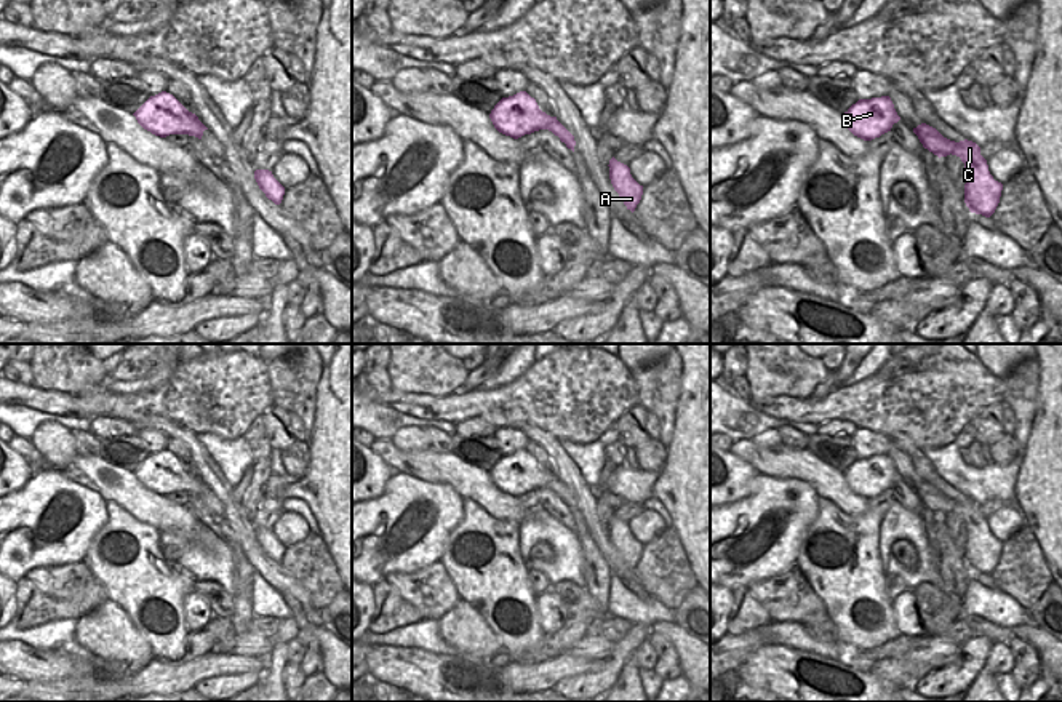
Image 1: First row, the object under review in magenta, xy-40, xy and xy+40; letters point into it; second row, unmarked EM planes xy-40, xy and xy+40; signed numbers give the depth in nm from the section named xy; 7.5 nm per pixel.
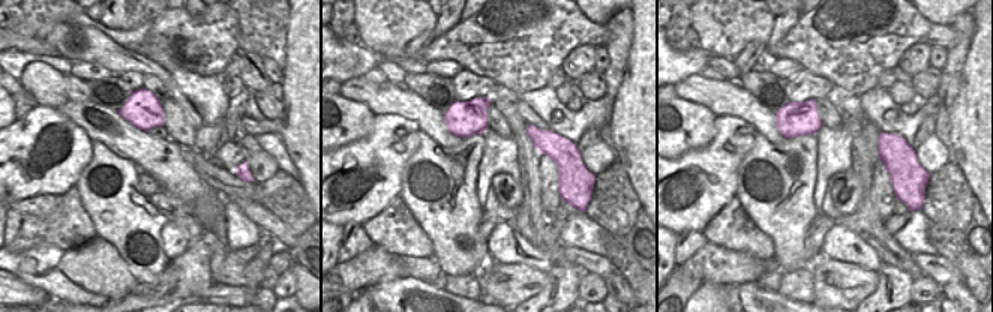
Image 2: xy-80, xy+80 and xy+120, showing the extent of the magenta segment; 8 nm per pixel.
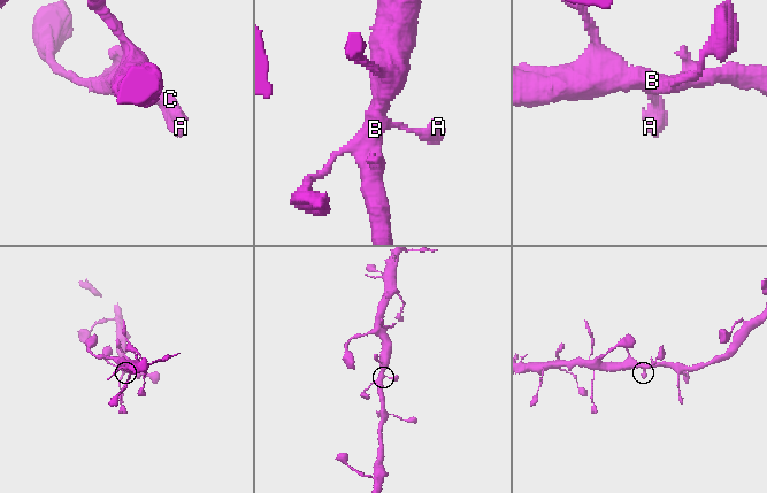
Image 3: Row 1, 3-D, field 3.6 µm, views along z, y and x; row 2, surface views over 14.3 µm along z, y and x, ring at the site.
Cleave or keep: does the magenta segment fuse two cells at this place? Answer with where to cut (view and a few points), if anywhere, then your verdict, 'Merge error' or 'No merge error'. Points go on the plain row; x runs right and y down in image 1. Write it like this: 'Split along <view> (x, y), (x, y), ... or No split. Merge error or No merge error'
No split. No merge error.

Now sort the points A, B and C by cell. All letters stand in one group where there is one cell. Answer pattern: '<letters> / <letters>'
A B C

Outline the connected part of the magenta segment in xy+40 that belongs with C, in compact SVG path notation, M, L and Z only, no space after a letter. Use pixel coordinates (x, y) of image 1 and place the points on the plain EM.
M921 481L913 486L924 507L934 513L956 513L964 521L968 539L964 542L964 561L971 571L990 576L1001 555L1003 542L995 539L988 529L987 518L980 513L980 505L972 499L950 499L936 486Z

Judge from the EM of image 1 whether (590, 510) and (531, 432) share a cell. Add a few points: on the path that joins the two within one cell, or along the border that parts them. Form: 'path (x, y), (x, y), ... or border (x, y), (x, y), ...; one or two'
path (581, 490), (552, 450); one

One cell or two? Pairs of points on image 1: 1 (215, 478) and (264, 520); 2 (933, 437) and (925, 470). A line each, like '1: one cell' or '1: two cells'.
1: two cells
2: two cells

